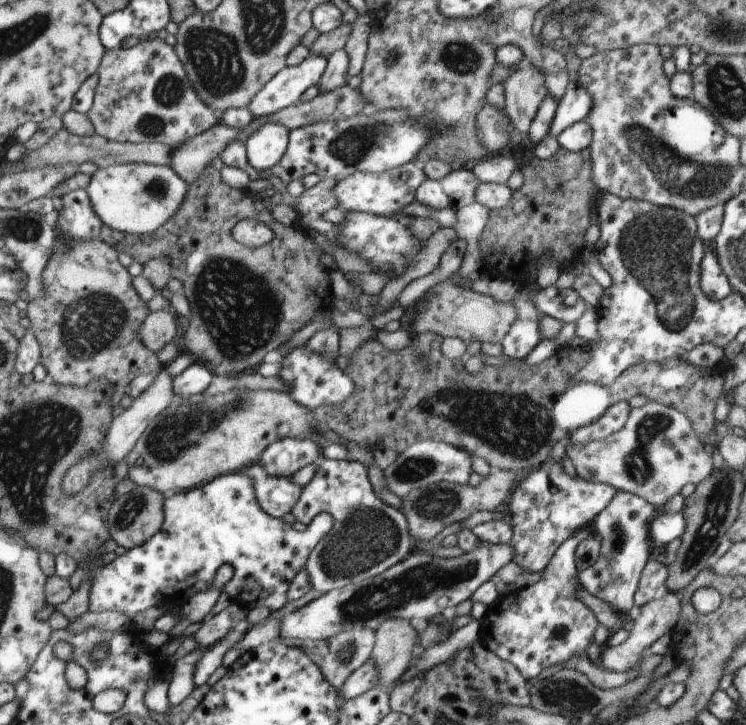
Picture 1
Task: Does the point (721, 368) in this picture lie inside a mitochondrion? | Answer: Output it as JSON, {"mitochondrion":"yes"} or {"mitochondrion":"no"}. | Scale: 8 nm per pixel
{"mitochondrion":"no"}

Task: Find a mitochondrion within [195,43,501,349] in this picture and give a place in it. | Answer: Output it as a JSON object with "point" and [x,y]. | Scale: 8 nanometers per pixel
{"point":[353,145]}

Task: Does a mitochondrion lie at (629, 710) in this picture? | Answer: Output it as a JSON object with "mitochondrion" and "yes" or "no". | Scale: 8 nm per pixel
{"mitochondrion":"no"}

